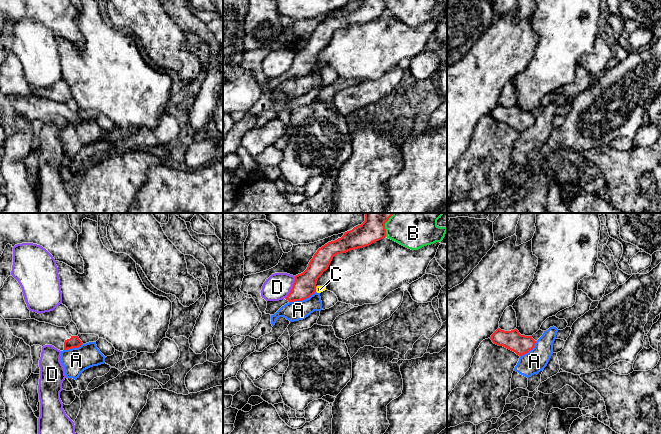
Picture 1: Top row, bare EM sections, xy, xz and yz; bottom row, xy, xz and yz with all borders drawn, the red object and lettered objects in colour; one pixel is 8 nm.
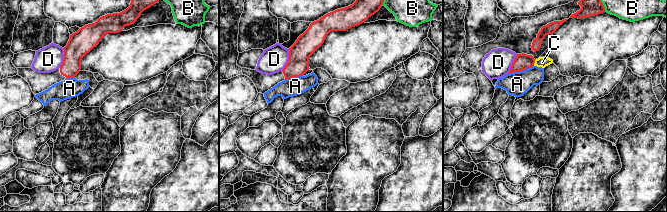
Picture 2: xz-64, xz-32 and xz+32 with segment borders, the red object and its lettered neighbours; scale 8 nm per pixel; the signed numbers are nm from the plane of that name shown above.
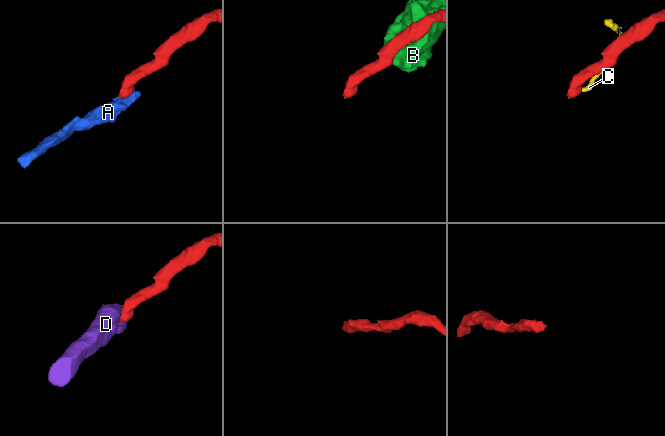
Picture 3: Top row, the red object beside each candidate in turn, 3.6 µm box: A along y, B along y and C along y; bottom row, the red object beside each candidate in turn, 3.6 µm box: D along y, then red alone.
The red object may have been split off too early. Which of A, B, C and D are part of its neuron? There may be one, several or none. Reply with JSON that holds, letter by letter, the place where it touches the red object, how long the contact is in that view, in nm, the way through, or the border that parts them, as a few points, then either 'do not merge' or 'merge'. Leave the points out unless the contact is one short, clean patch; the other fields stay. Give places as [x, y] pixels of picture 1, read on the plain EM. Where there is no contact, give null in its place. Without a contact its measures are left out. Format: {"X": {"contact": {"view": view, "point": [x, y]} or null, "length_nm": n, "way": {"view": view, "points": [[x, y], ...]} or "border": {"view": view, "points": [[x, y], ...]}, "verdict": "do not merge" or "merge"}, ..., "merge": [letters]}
{"A": {"contact": {"view": "xz", "point": [302, 75]}, "length_nm": 240, "border": {"view": "xz", "points": [[315, 67], [304, 75], [289, 78]]}, "verdict": "do not merge"}, "B": {"contact": {"view": "xz", "point": [385, 6]}, "length_nm": 110, "verdict": "do not merge"}, "C": {"contact": {"view": "xz", "point": [315, 65]}, "length_nm": 40, "border": {"view": "xz", "points": [[315, 63], [316, 67]]}, "verdict": "do not merge"}, "D": {"contact": {"view": "xz", "point": [292, 63]}, "length_nm": 200, "border": {"view": "xz", "points": [[295, 52], [293, 62], [285, 74]]}, "verdict": "do not merge"}, "merge": []}

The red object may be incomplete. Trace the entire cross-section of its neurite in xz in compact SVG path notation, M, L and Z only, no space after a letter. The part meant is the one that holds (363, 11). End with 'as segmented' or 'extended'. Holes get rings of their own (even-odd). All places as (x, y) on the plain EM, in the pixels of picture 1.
M361 0L347 7L341 14L328 18L317 26L307 45L295 52L288 72L279 77L267 77L266 90L274 91L289 78L302 77L316 68L318 54L326 47L334 32L363 24L386 13L385 0Z; extended

